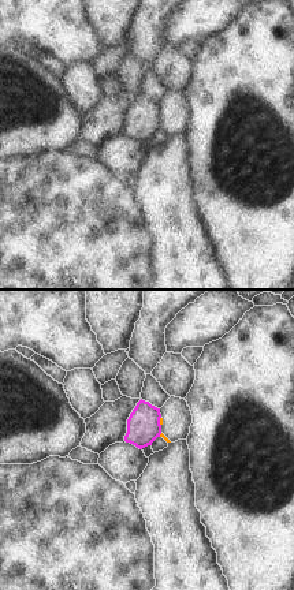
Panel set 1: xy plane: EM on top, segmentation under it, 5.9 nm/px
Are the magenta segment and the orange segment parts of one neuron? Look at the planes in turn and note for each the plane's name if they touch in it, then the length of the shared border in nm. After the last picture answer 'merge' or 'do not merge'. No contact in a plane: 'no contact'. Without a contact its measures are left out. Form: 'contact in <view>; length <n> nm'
contact in xy; length 60 nm

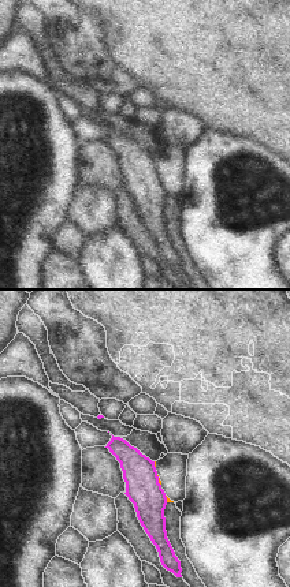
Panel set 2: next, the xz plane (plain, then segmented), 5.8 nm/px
contact in xz; length 70 nm

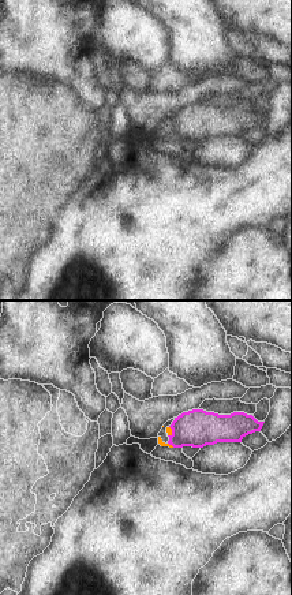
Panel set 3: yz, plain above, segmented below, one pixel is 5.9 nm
contact in yz; length 60 nm

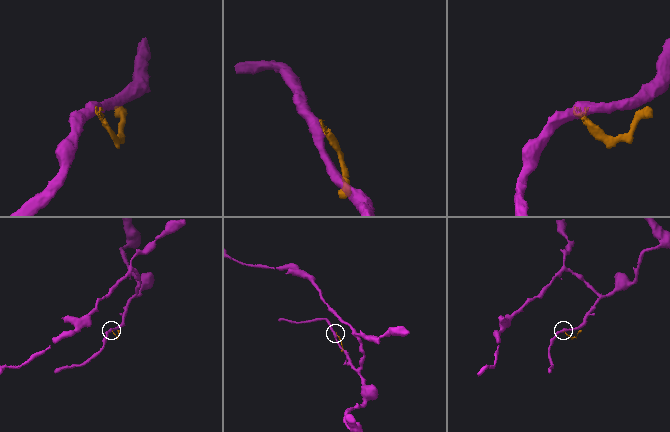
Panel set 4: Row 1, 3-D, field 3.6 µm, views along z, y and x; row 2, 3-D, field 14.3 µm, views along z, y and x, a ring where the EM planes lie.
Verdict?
do not merge

